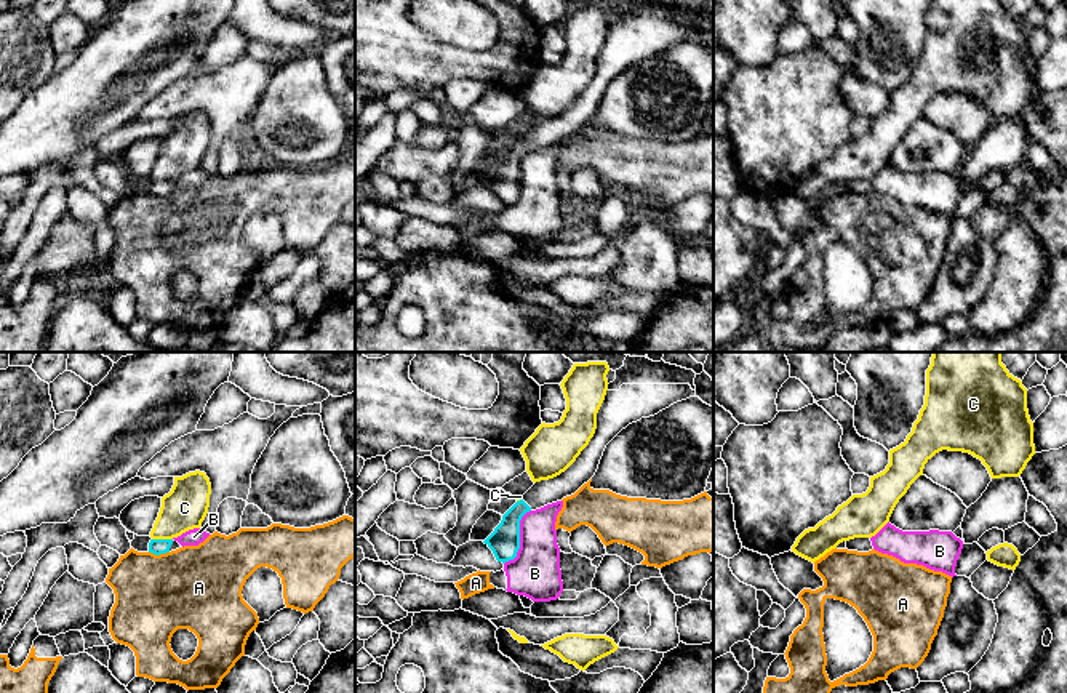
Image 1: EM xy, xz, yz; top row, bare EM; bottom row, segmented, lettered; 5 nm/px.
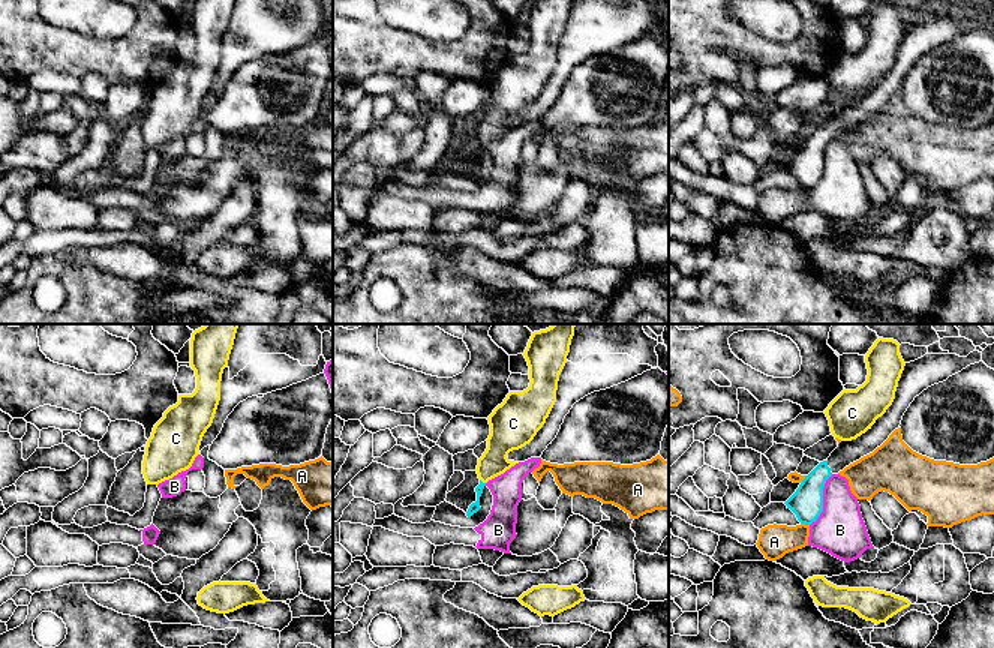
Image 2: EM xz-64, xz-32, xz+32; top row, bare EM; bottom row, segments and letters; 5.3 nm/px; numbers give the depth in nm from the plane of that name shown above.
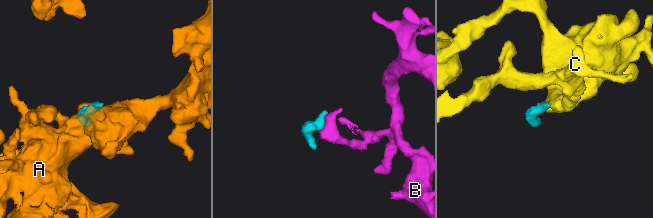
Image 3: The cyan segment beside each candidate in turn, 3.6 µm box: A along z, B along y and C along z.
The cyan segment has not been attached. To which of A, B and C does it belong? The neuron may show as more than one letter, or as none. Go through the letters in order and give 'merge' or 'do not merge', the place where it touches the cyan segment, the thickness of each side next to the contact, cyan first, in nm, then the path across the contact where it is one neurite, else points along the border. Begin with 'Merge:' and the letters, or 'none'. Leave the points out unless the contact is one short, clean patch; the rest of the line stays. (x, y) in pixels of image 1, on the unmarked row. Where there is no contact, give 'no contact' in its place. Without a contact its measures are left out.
Merge: none
A: do not merge; contact xy (159, 196); calibres 80 and 420 nm
B: do not merge; contact xz (519, 180); calibres 160 and 260 nm; border xz (530, 151), (520, 162), (520, 189), (504, 205)
C: do not merge; contact xy (162, 181); calibres 80 and 220 nm; border xy (152, 180), (171, 181)

